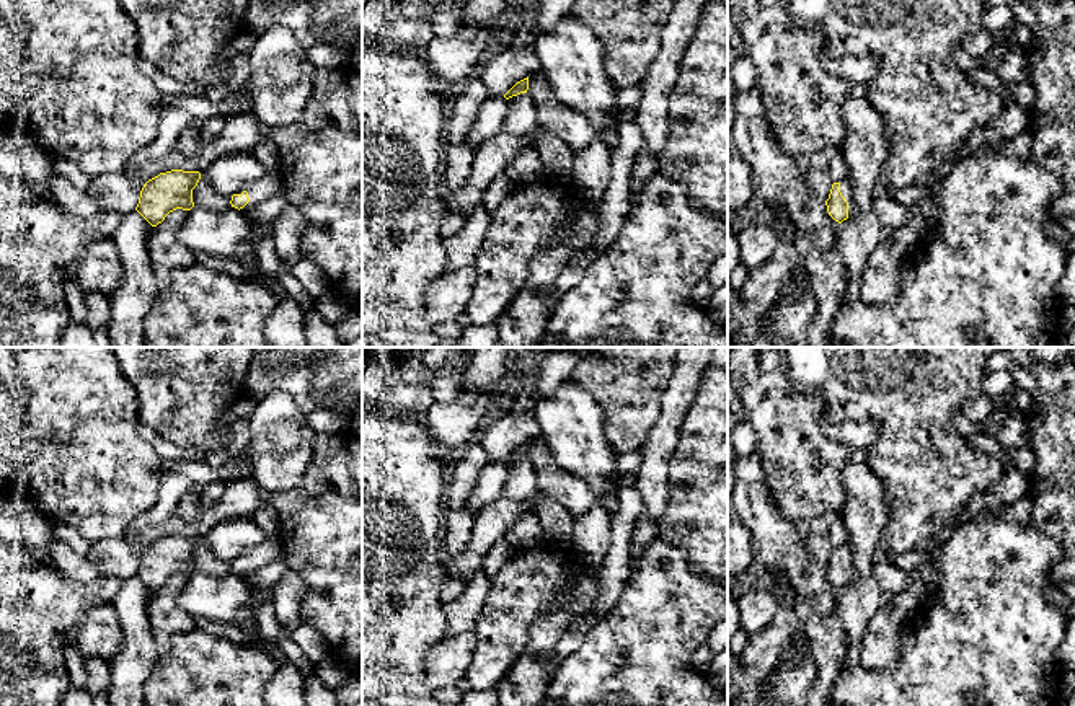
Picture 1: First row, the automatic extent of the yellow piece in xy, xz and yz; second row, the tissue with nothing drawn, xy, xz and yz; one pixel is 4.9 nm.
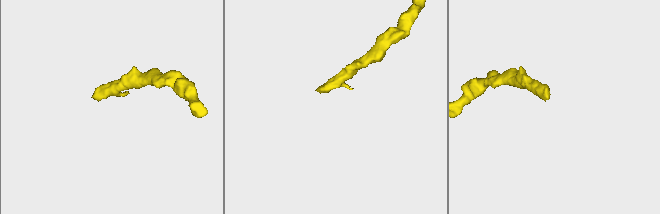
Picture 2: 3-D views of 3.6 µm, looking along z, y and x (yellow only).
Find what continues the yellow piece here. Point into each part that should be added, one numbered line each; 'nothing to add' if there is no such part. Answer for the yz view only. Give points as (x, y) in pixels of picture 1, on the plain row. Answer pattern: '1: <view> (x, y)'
1: yz (845, 553)

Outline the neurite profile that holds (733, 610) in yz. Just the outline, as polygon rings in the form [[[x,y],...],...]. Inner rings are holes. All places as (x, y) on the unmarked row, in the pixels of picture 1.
[[[737,595],[728,597],[728,641],[741,629],[741,611]]]

